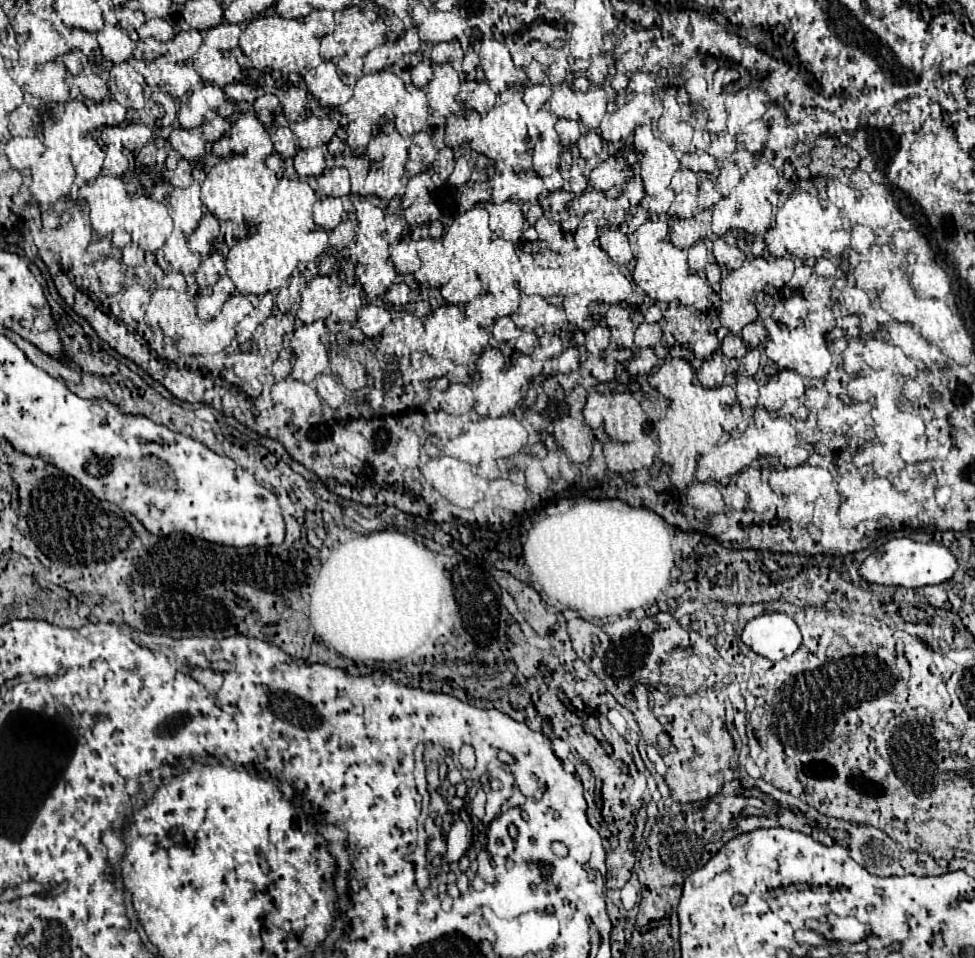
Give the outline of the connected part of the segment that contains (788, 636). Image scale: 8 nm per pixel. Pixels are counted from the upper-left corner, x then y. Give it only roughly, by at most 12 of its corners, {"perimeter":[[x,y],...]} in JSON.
{"perimeter":[[785,612],[745,624],[741,640],[769,660],[799,648],[801,632]]}

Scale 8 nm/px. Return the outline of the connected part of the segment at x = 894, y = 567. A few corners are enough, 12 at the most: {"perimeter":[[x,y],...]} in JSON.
{"perimeter":[[893,538],[859,568],[867,582],[923,588],[953,578],[945,544]]}

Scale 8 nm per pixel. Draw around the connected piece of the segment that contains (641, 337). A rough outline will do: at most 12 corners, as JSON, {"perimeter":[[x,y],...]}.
{"perimeter":[[644,329],[635,331],[634,344],[638,348],[654,348],[660,344],[662,329]]}

